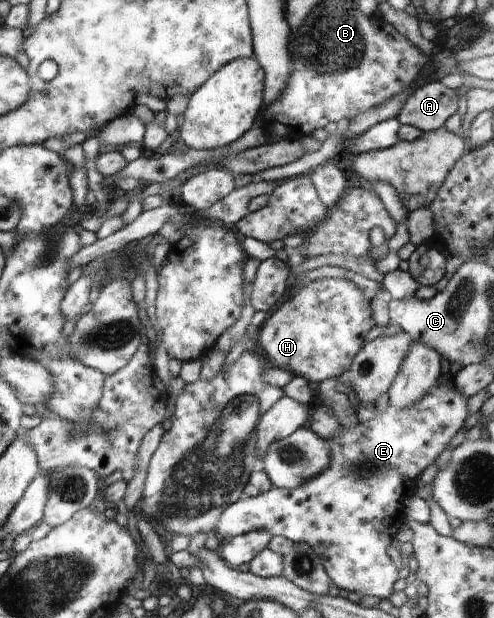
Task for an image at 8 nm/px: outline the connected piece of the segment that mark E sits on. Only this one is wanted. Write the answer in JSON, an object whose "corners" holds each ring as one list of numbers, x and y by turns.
{"corners":[[452,380,447,387,440,384,432,387,430,393,411,408,397,410,389,404,383,413,376,407,372,408,375,409,373,419,351,429,341,427,339,437,325,440,330,449,330,466,310,482,294,490,273,486,268,492,254,498,241,497,227,507,216,525,215,535,219,541,229,541,235,536,259,530,286,537,294,543,307,544,323,557,322,564,332,585,361,596,375,595,387,599,394,592,393,585,398,579,398,570,387,554,387,547,396,539,401,525,406,523,404,501,417,495,417,479,444,451,469,414,467,400,457,393]]}

